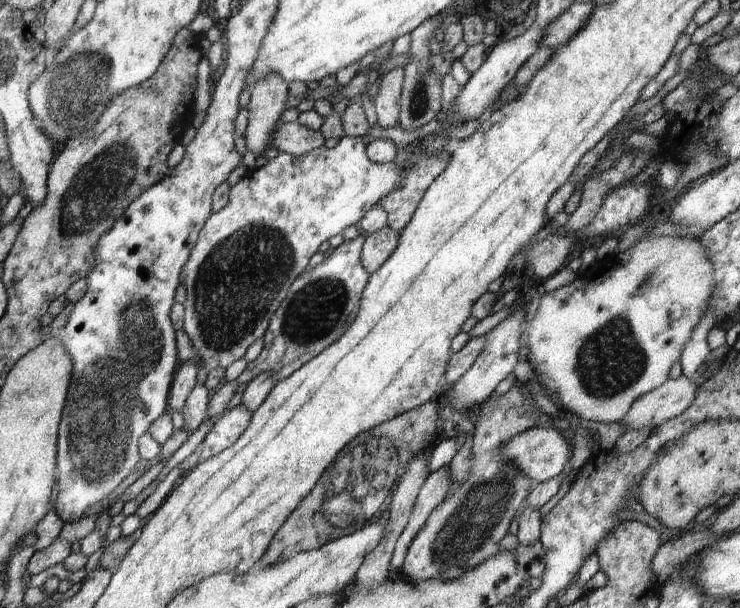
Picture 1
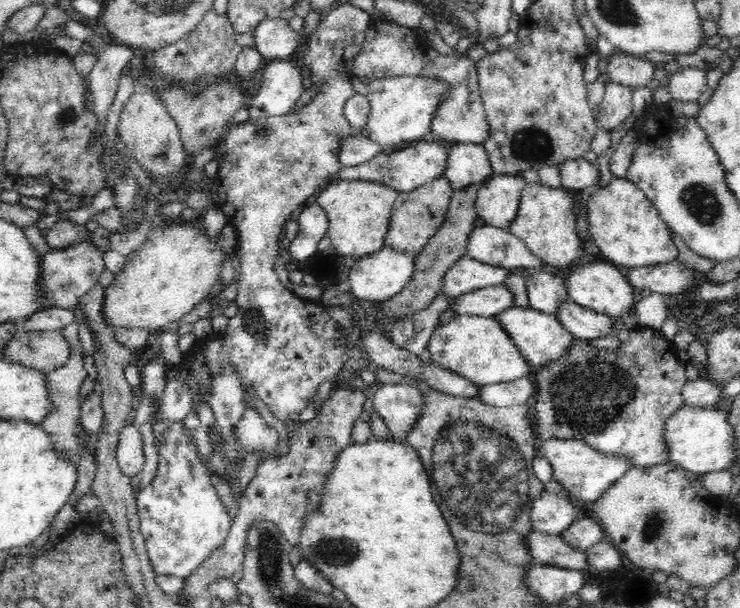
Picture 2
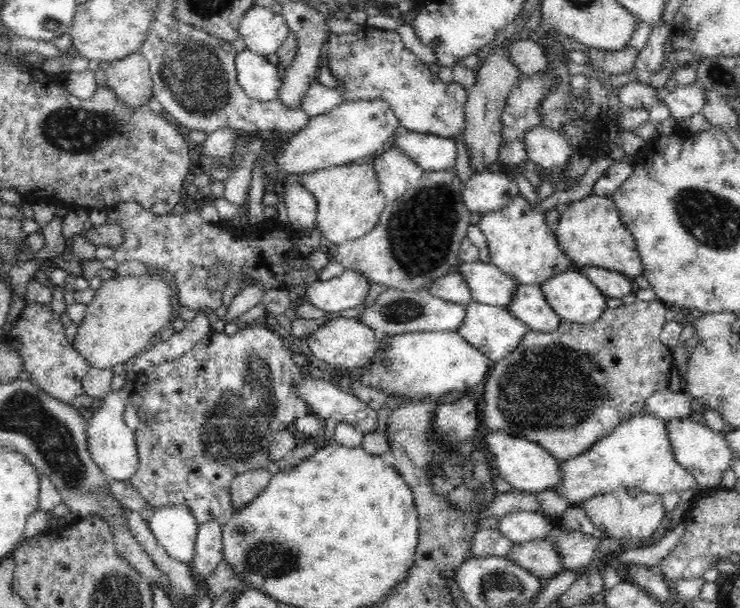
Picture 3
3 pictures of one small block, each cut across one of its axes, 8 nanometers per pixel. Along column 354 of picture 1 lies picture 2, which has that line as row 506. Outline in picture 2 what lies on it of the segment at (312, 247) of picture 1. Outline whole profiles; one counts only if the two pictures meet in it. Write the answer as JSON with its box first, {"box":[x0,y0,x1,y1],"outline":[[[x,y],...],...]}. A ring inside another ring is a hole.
{"box":[136,422,233,578],"outline":[[[182,422],[170,424],[158,448],[159,467],[156,476],[136,495],[140,528],[156,575],[188,578],[194,570],[200,568],[200,563],[205,562],[210,553],[228,538],[233,523],[220,496],[216,493],[216,488],[210,481],[213,472],[210,472],[198,457],[198,451],[196,451],[198,449],[194,442],[193,430],[185,428]]]}

